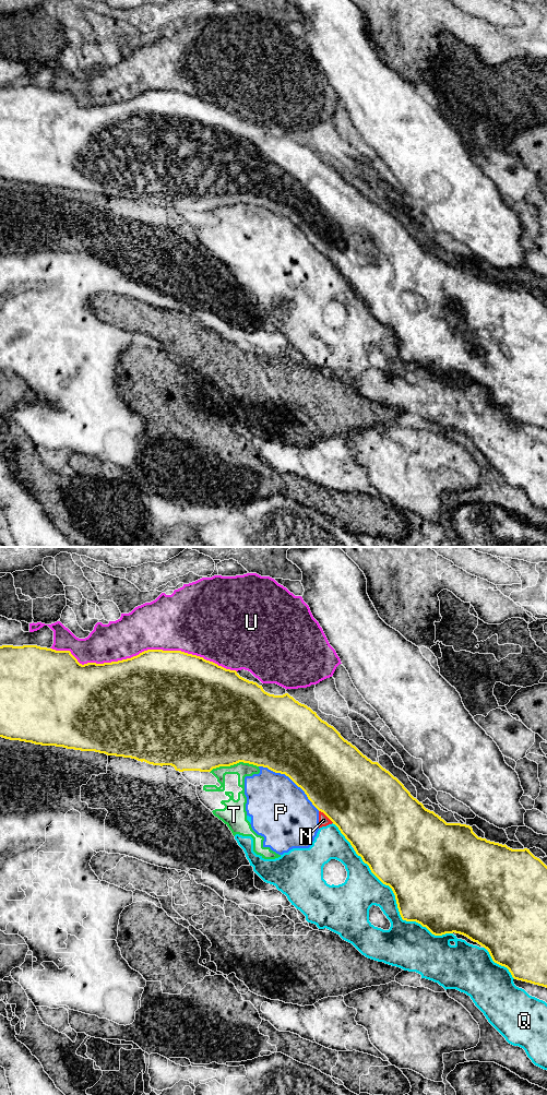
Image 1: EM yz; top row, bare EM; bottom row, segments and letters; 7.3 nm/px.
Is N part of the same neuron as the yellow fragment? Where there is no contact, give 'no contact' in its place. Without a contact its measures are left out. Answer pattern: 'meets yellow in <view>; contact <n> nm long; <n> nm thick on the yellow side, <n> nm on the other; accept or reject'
meets yellow in yz; contact 140 nm long; 500 nm thick on the yellow side, 80 nm on the other; reject

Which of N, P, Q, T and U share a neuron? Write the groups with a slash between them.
N P Q T / U

